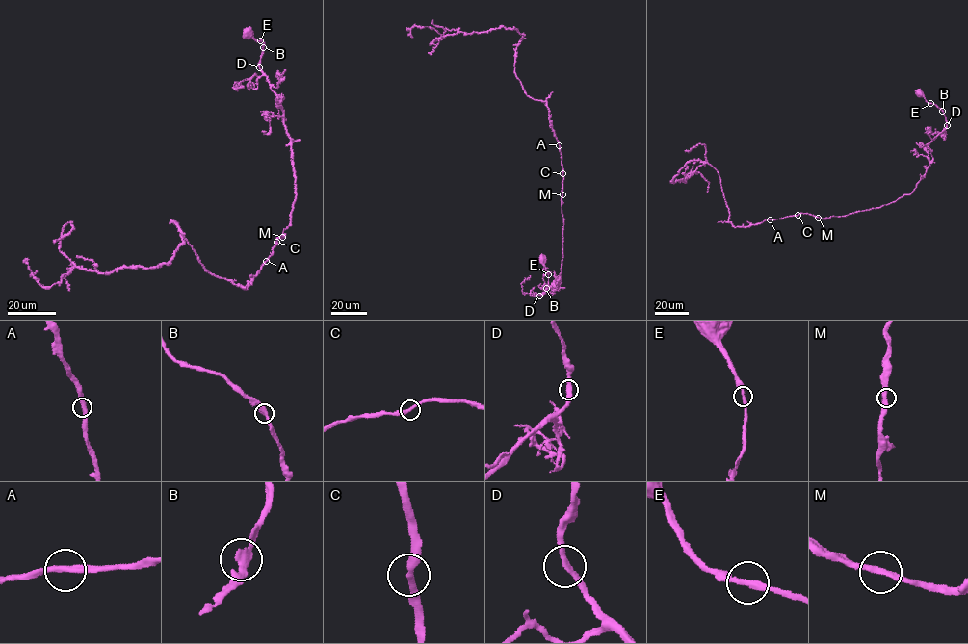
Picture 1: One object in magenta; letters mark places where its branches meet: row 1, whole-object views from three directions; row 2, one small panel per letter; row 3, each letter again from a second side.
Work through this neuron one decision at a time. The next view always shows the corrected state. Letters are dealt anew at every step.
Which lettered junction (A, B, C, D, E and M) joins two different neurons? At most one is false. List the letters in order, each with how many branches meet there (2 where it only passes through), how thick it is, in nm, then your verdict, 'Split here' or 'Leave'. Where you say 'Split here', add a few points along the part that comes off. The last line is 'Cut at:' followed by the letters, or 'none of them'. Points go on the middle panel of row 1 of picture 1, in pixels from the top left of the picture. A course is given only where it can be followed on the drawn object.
A: Branches: 2. Thickness 280 nm. Leave
B: Branches: 2. Thickness 300 nm. Leave
C: Branches: 2. Thickness 280 nm. Leave
D: Branches: 2. Thickness 280 nm. Leave
E: Branches: 2. Thickness 280 nm. Leave
M: Branches: 2. Thickness 280 nm. Leave
Cut at: none of them

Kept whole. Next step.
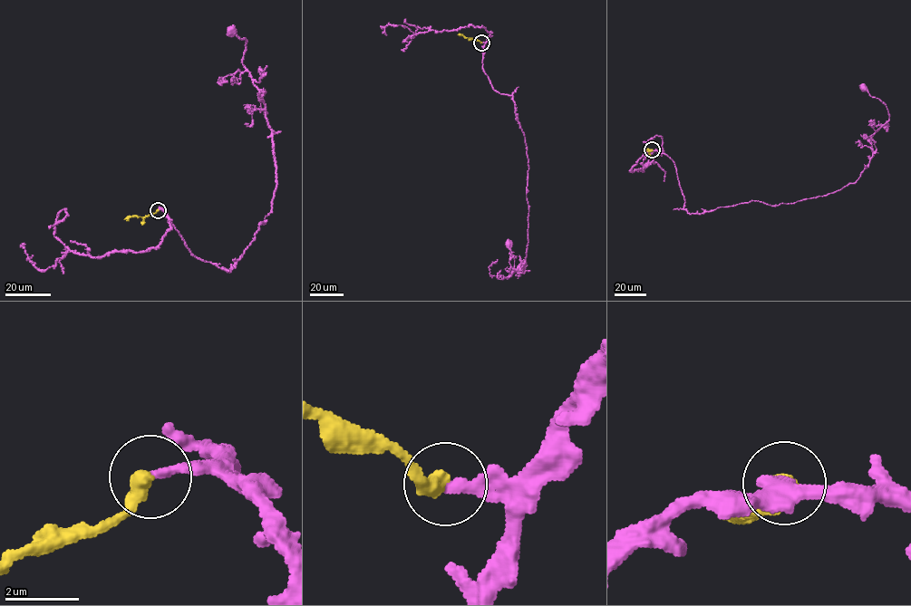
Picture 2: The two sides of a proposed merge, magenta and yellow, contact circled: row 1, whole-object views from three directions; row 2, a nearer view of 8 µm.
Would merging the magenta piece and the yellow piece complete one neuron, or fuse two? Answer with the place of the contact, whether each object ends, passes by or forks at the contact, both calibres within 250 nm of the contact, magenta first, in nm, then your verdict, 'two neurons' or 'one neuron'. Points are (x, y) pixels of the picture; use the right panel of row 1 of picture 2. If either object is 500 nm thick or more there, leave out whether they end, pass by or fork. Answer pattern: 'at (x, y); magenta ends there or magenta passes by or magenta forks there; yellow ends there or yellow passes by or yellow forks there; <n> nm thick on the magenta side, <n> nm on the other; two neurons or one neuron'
at (652, 149); magenta ends there; yellow ends there; 240 nm thick on the magenta side, 480 nm on the other; one neuron

